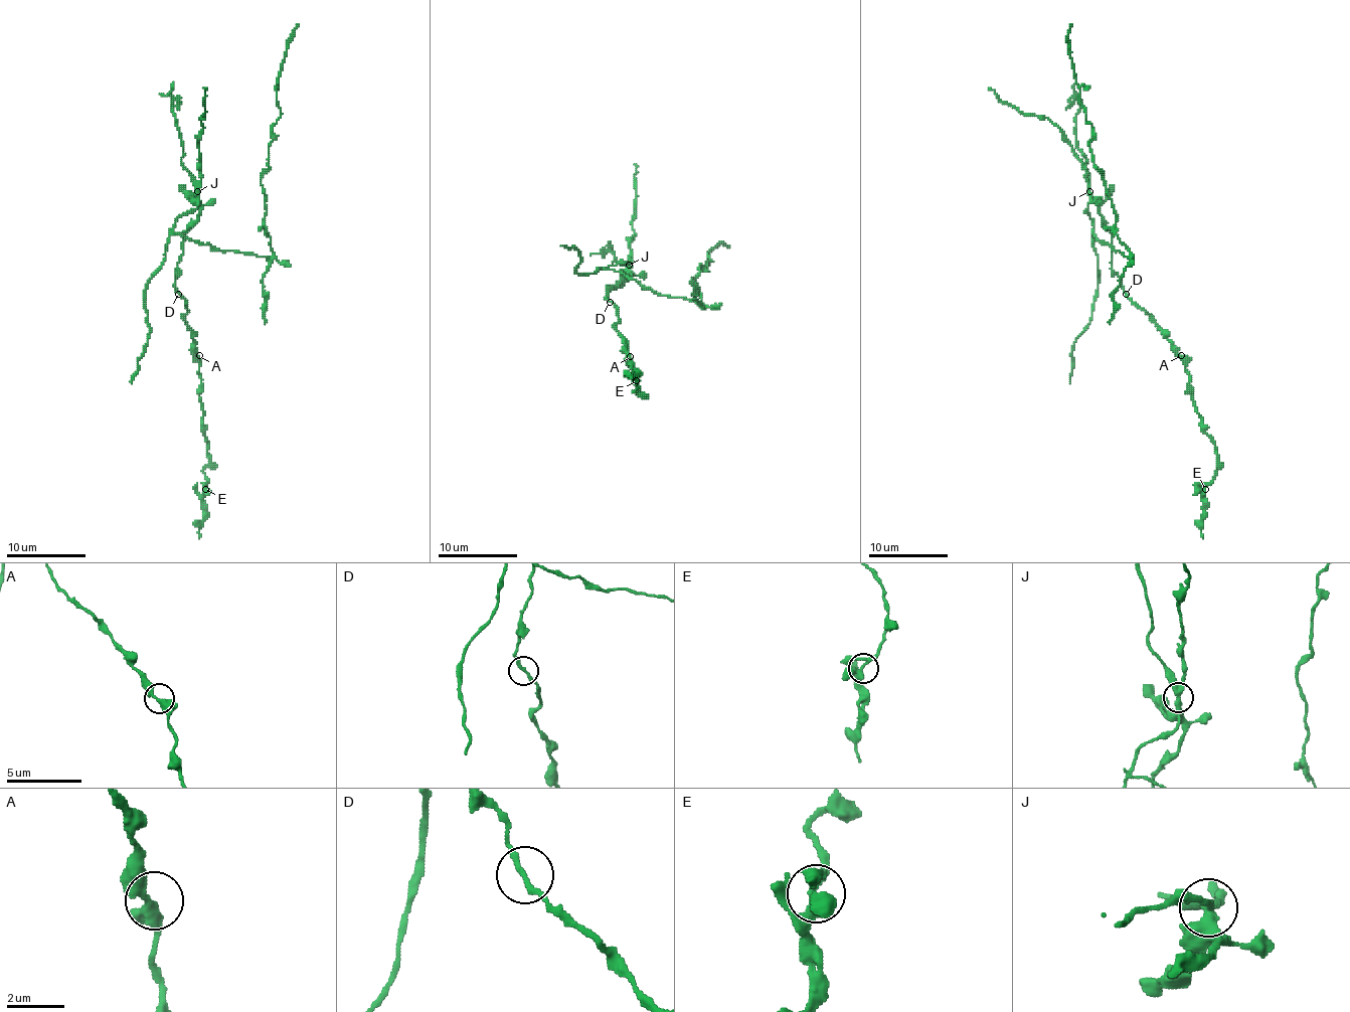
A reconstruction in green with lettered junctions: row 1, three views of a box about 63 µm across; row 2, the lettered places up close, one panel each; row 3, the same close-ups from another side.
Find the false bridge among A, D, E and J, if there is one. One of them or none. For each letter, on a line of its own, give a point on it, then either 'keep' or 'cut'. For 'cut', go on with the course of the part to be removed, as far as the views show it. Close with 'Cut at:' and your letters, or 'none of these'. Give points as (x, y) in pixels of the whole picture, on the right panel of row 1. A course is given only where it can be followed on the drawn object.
A: place (1181, 355); keep
D: place (1126, 294); keep
E: place (1205, 489); keep
J: place (1089, 191); cut; course (1089, 191), (1093, 232), (1130, 257), (1093, 163), (1093, 130), (1069, 58), (1071, 24)
Cut at: J

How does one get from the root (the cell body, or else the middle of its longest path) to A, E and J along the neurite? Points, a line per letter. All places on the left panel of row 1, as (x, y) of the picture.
A: (193, 210), (197, 203), (197, 222), (185, 234), (175, 288), (185, 300), (185, 322), (199, 355)
E: (193, 210), (197, 203), (175, 288), (185, 300), (199, 361), (209, 455), (205, 489)
J: (193, 210), (197, 207), (197, 191)

